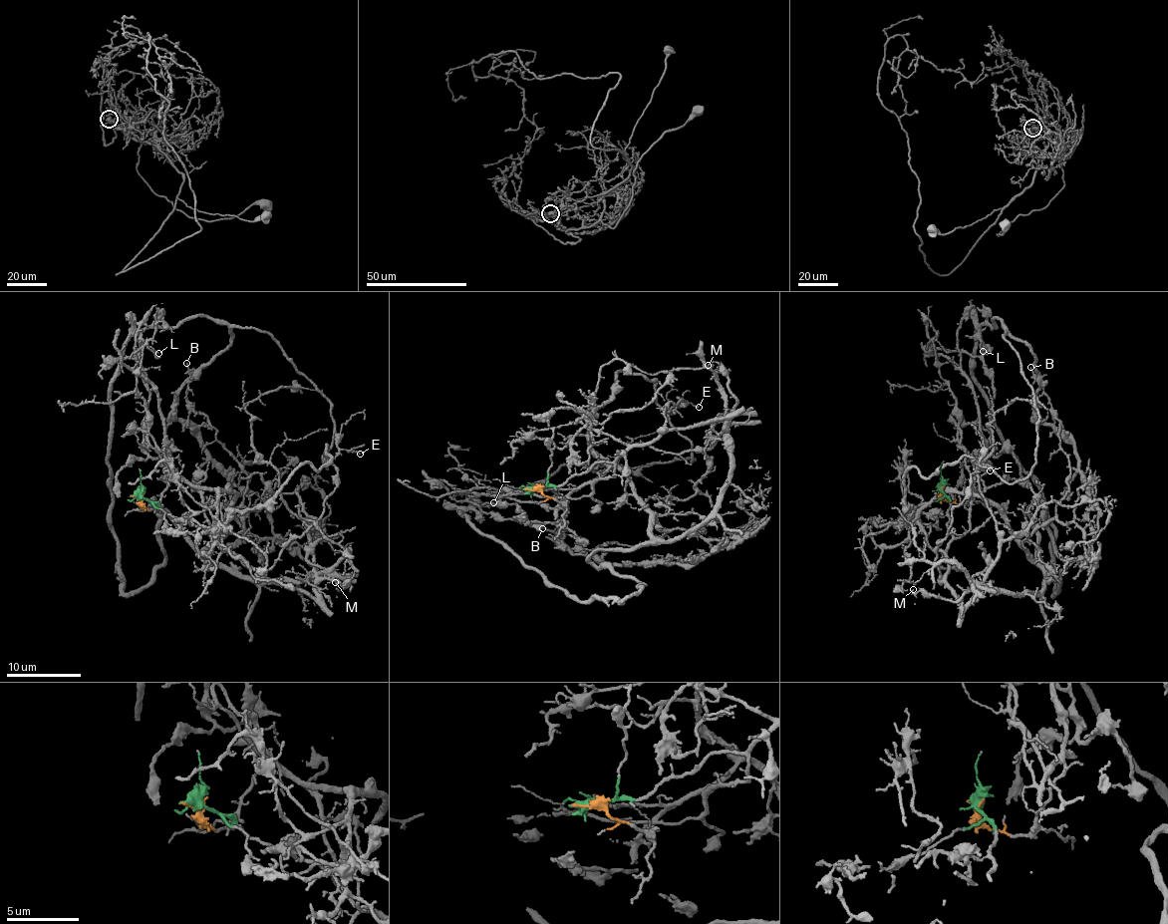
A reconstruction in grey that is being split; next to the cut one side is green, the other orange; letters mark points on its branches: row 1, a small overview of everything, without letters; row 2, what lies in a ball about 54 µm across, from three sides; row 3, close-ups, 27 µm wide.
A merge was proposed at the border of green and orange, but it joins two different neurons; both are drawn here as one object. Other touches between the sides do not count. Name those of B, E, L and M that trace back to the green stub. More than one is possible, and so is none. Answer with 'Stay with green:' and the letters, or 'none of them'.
Stay with green: E, M

